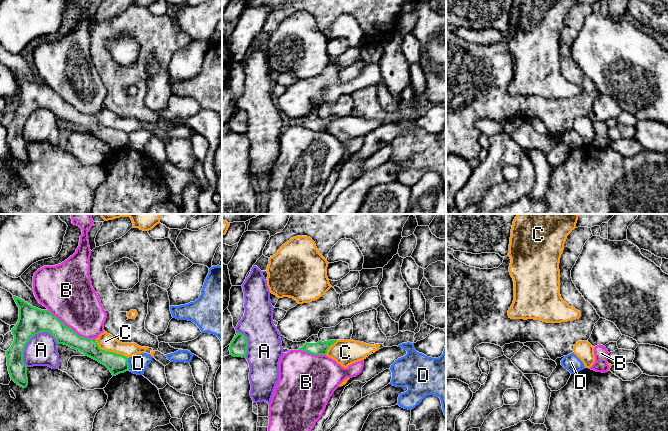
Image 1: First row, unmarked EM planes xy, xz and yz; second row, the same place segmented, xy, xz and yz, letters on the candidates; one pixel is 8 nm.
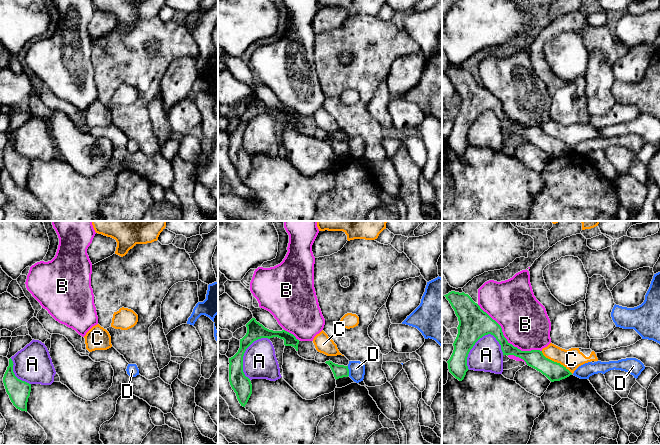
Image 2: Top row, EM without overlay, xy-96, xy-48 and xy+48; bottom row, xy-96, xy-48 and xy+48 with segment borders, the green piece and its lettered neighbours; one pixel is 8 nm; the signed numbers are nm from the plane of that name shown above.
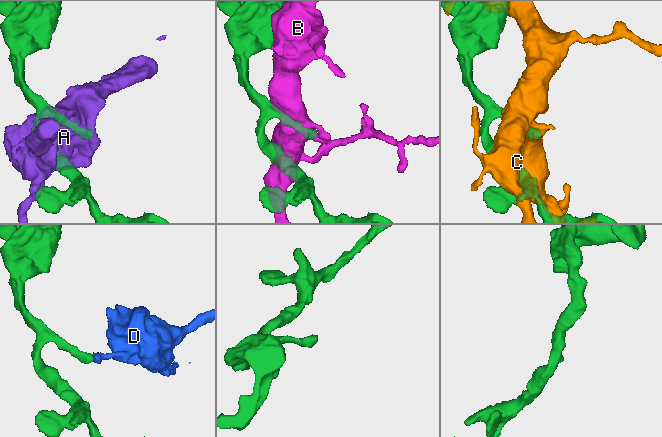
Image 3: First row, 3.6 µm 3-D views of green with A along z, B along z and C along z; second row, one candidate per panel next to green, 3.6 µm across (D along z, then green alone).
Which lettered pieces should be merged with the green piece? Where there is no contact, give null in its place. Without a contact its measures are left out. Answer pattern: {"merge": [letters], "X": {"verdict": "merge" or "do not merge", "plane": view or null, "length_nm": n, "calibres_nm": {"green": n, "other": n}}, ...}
{"merge": [], "A": {"verdict": "do not merge", "plane": "xy", "length_nm": 340, "calibres_nm": {"green": 220, "other": 260}}, "B": {"verdict": "do not merge", "plane": "xy", "length_nm": 460, "calibres_nm": {"green": 180, "other": 380}}, "C": {"verdict": "do not merge", "plane": "xy", "length_nm": 300, "calibres_nm": {"green": 160, "other": 140}}, "D": {"verdict": "do not merge", "plane": "xy", "length_nm": 100, "calibres_nm": {"green": 160, "other": 150}}}

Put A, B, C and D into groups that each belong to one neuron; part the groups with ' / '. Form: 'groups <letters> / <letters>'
groups A / B / C / D

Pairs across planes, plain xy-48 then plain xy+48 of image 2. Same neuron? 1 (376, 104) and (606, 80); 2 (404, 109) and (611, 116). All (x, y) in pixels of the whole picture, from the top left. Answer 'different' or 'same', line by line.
1: same
2: same

